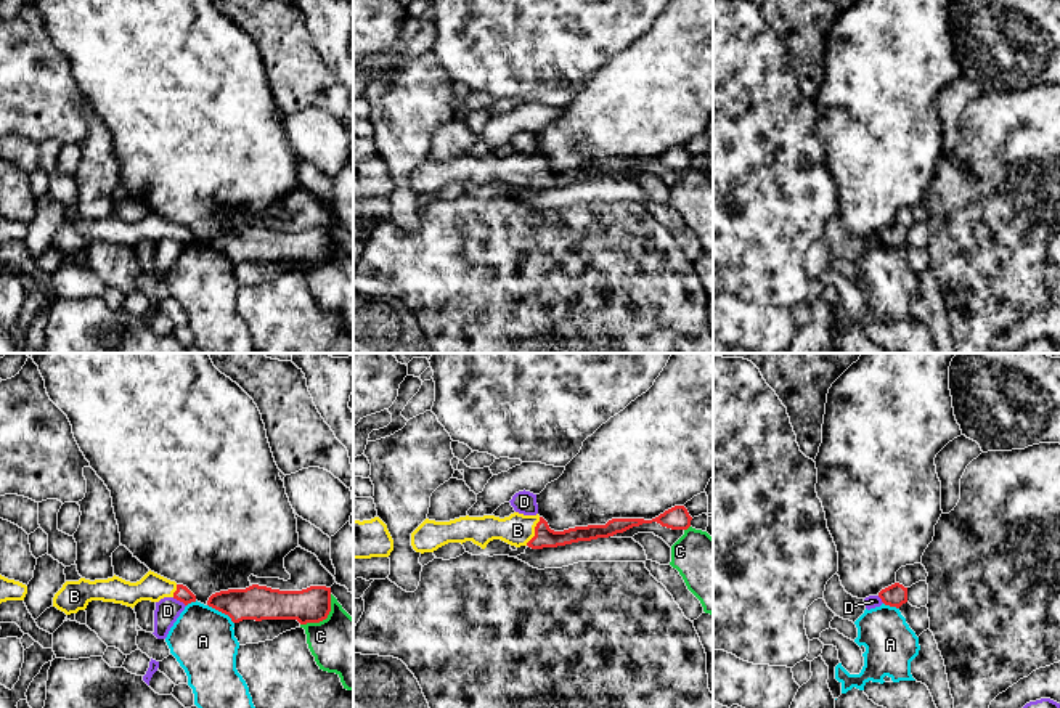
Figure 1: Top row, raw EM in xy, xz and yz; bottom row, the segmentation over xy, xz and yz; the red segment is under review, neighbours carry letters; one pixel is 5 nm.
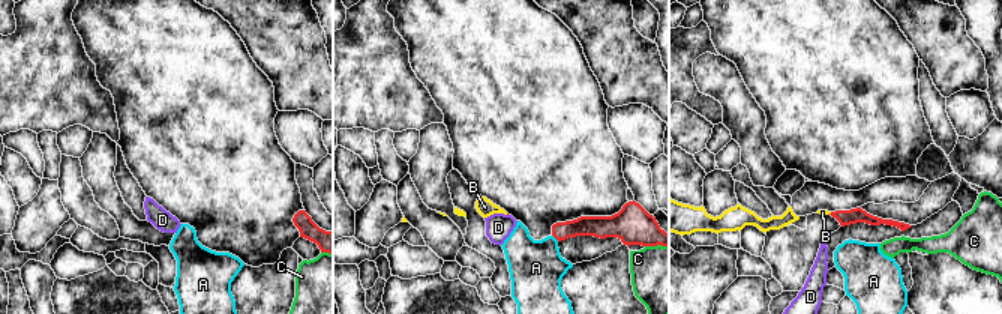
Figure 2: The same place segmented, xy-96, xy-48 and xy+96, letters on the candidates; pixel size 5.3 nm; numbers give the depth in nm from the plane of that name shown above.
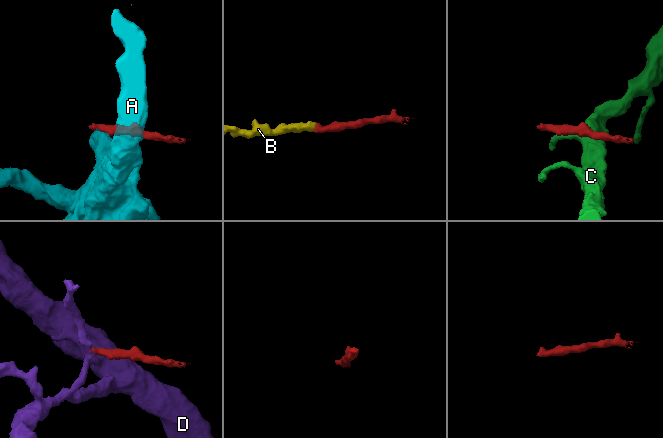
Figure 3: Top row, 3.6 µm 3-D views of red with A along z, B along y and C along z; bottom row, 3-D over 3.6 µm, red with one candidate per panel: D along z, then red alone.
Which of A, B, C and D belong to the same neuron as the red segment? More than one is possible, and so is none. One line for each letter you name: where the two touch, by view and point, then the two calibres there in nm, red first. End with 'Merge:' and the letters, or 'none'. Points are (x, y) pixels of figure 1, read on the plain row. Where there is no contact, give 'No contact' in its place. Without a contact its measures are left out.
B: Touches red at xz (535, 172). Thickness 100 nm (red) against 160 nm
Merge: B

